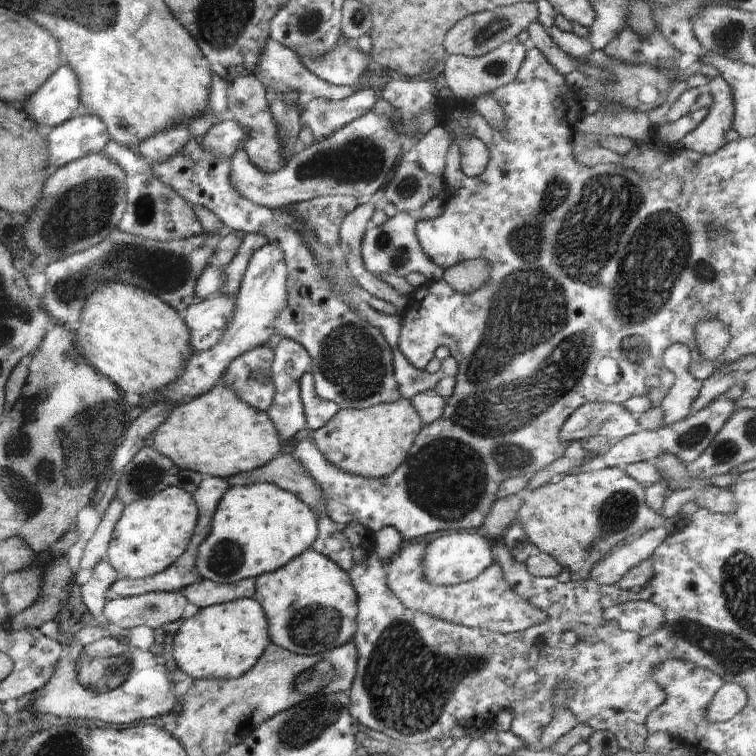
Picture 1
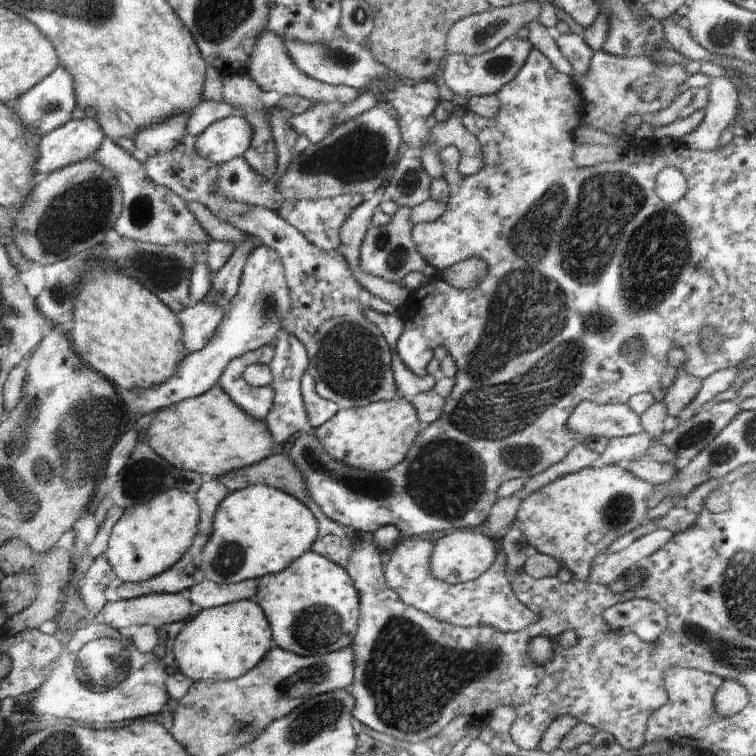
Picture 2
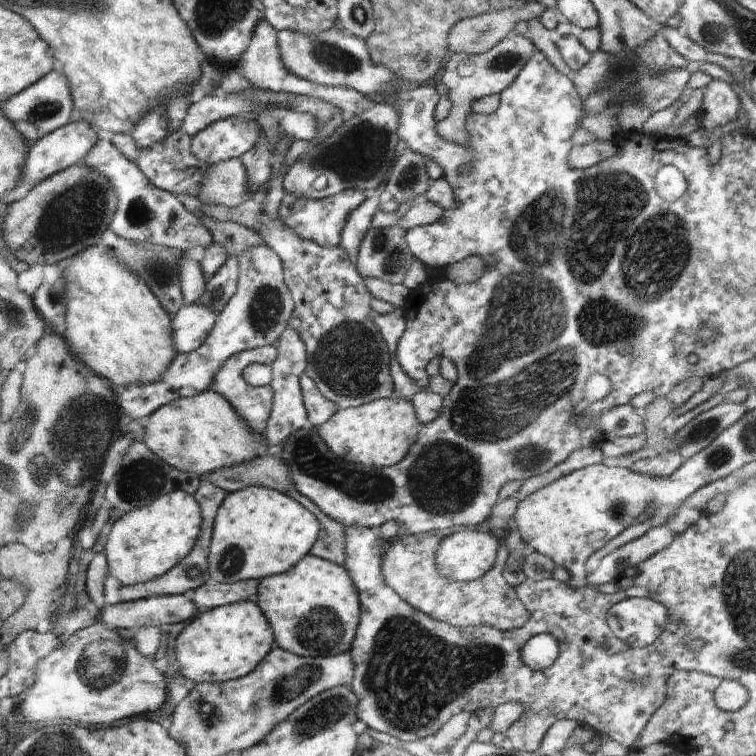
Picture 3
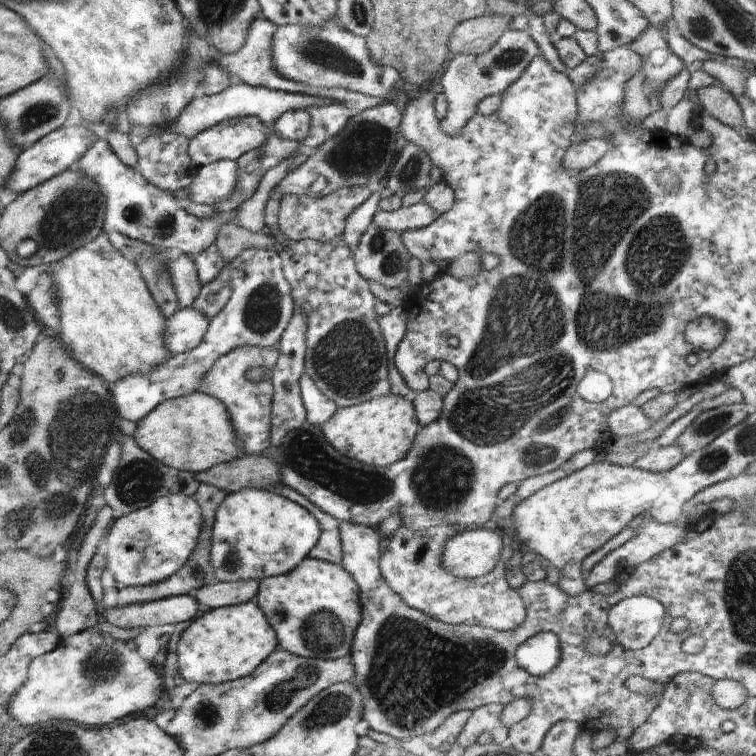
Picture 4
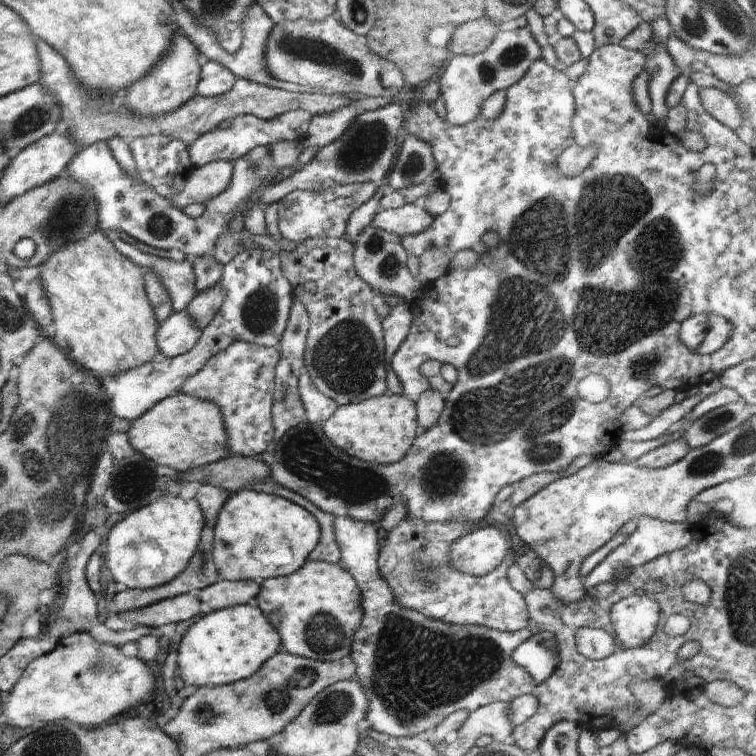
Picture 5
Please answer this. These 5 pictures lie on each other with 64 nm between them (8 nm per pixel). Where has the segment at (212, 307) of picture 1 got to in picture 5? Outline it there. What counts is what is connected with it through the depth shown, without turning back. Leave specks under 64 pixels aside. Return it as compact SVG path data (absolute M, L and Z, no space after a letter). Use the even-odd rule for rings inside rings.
M188 311L172 312L171 316L159 322L157 345L161 358L175 357L196 346L201 337L199 324Z

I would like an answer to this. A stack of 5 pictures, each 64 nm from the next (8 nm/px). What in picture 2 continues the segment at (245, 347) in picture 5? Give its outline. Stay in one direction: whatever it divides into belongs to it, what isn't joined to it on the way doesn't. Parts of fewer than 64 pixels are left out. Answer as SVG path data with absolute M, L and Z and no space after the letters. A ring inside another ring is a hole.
M274 344L269 346L261 346L256 350L247 352L242 356L233 358L224 369L222 376L219 378L218 385L222 387L222 390L228 394L228 396L240 407L245 410L245 413L252 415L254 418L264 420L265 416L270 412L273 405L273 398L275 395L275 390L270 384L263 387L250 386L244 378L242 378L242 372L246 370L247 366L255 364L269 364L272 362L272 357L274 356Z

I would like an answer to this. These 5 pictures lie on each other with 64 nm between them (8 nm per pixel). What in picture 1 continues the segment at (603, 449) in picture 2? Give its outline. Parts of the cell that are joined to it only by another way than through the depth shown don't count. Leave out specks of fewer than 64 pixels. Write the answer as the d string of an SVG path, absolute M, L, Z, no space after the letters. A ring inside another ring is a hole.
M720 395L718 400L712 401L707 407L693 411L689 417L681 421L662 426L655 431L638 430L638 432L620 439L619 442L612 446L609 446L608 438L600 436L600 434L581 438L579 441L582 447L588 452L600 452L604 446L608 446L608 450L604 454L594 456L594 458L586 462L583 469L588 472L606 467L618 467L620 464L627 466L635 462L653 461L658 455L664 453L670 453L672 456L678 457L684 464L689 465L711 445L716 434L720 432L724 423L736 409L737 406L732 399L729 399L728 396Z

